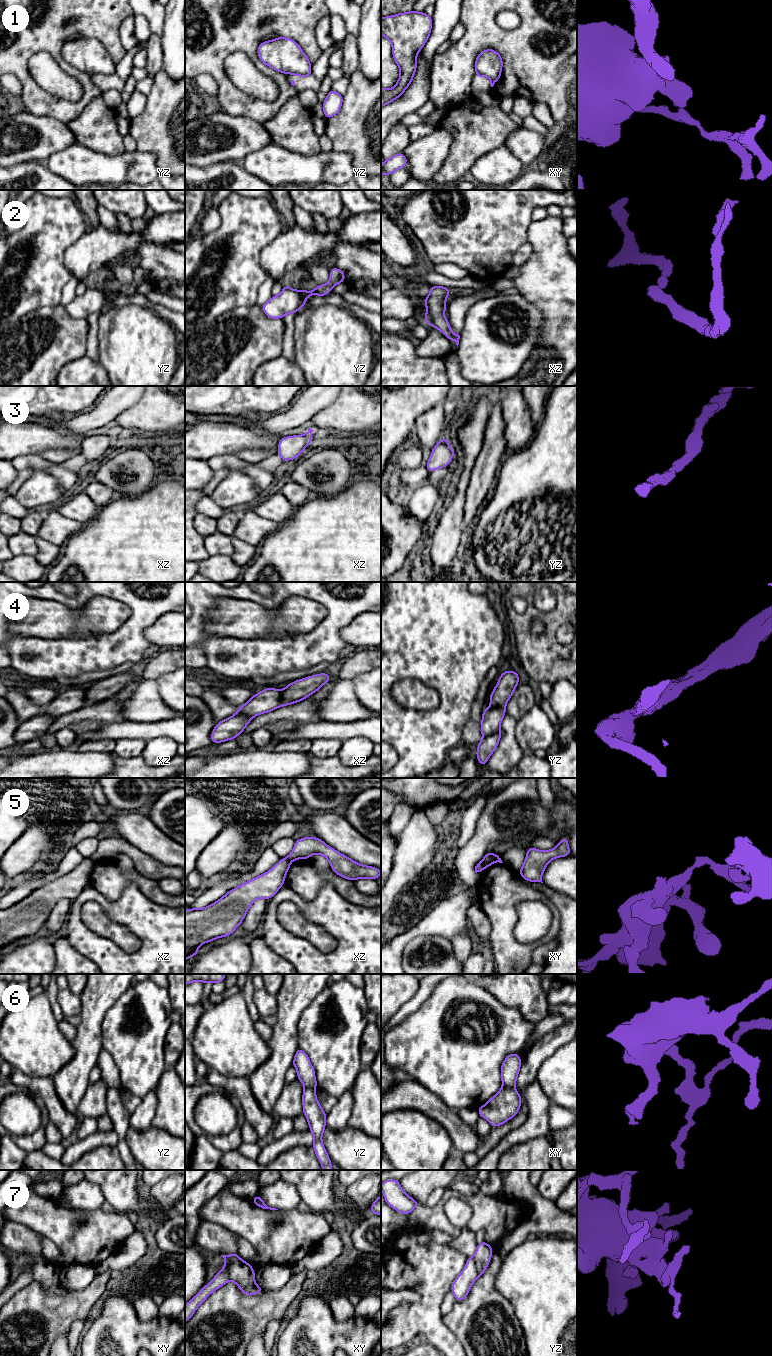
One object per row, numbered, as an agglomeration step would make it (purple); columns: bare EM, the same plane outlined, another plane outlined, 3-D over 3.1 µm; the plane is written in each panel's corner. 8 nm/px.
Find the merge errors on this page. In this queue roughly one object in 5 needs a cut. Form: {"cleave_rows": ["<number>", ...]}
{"cleave_rows": ["1", "5", "6", "7"]}

